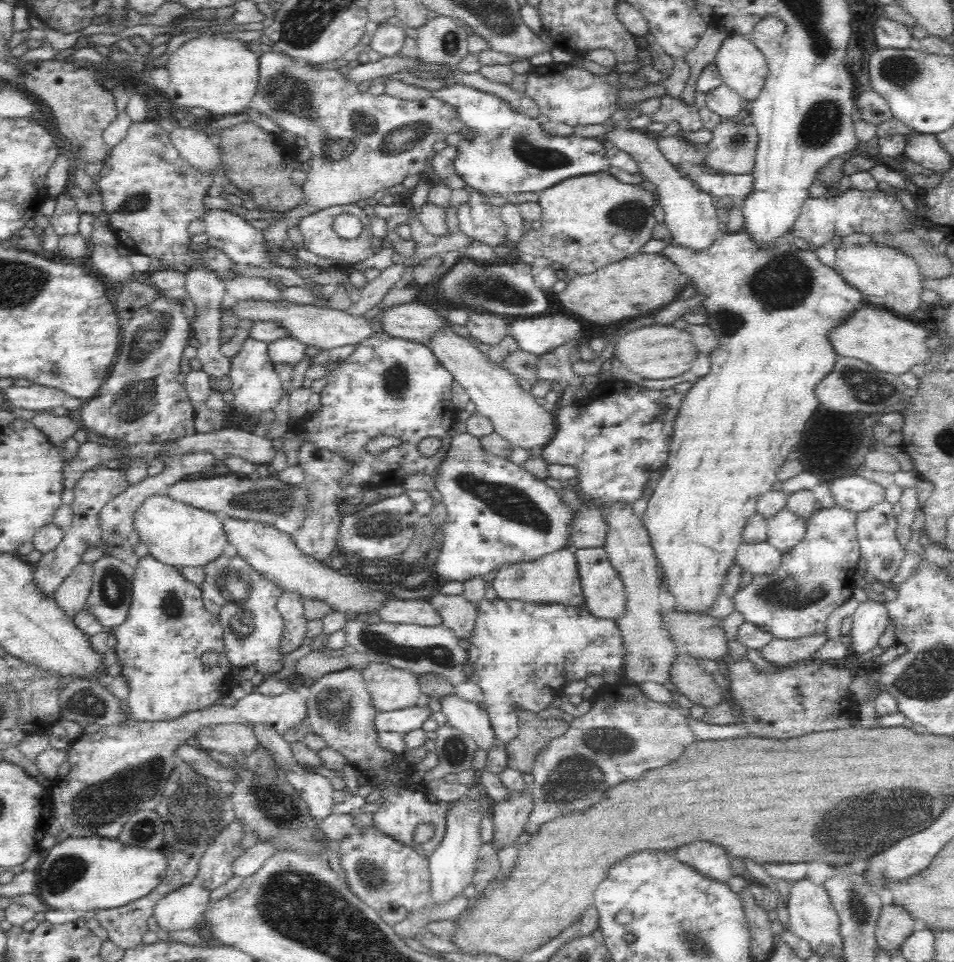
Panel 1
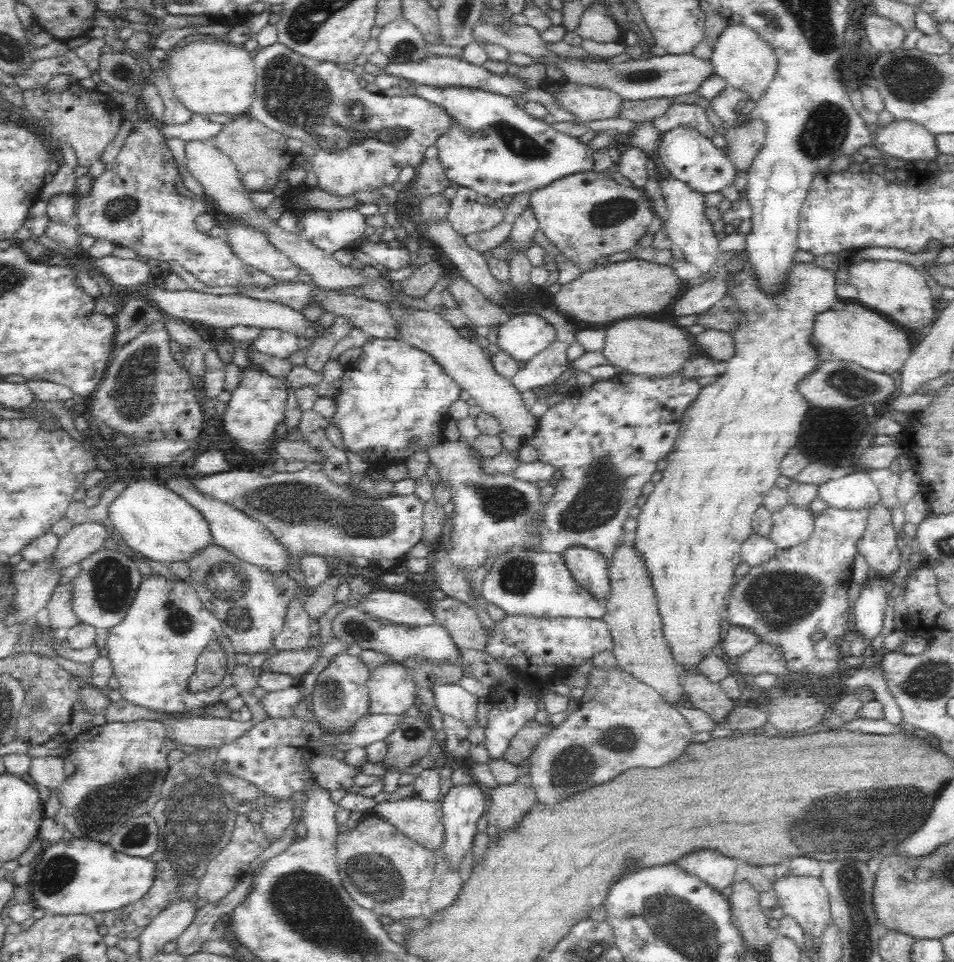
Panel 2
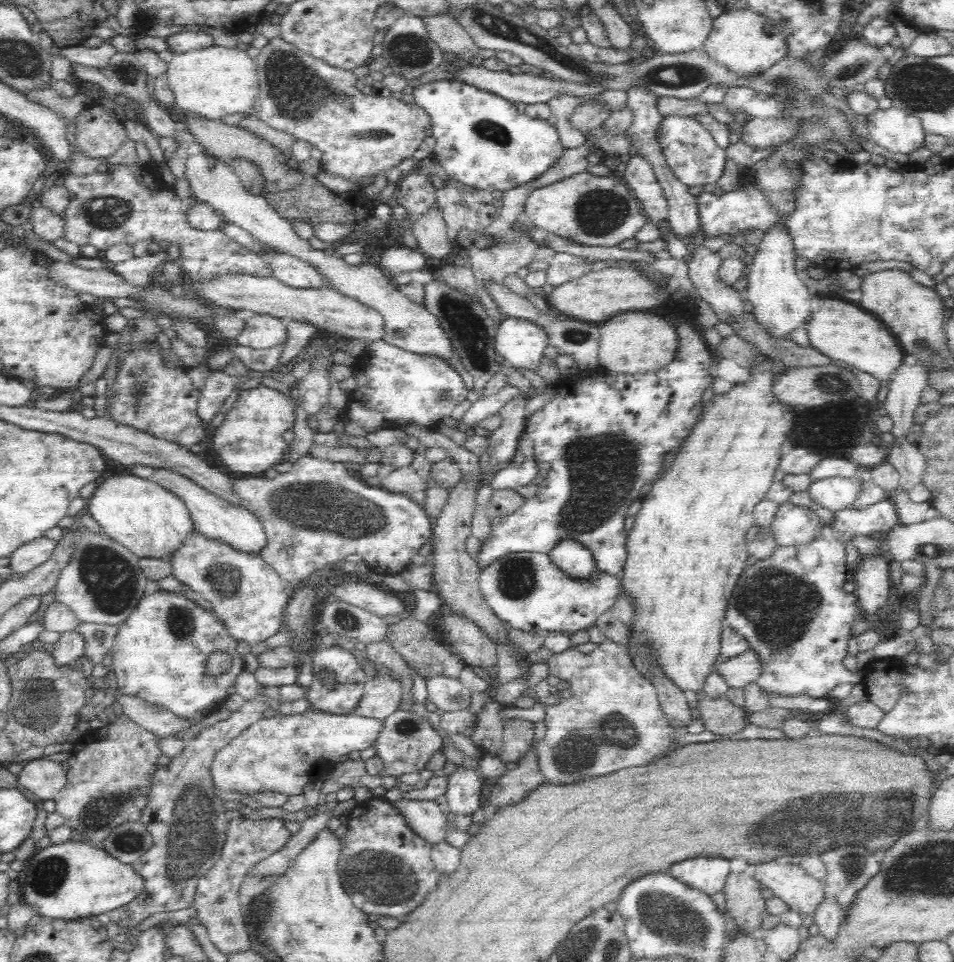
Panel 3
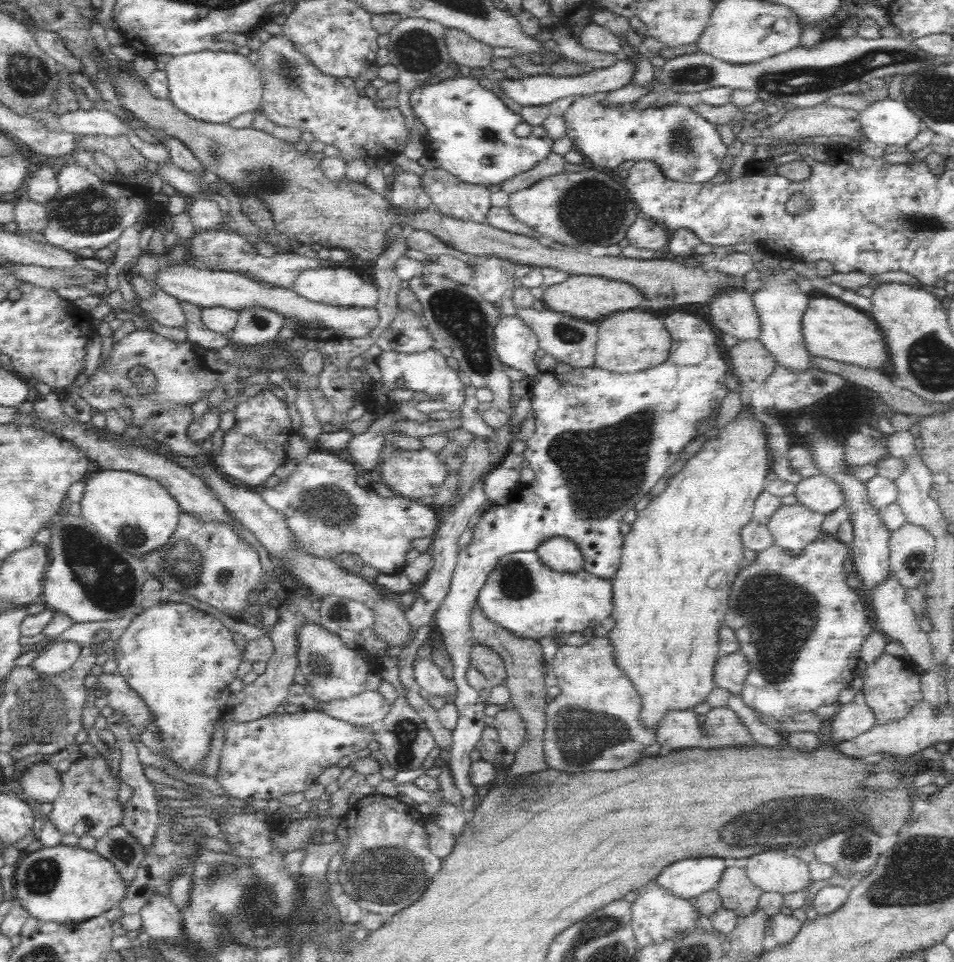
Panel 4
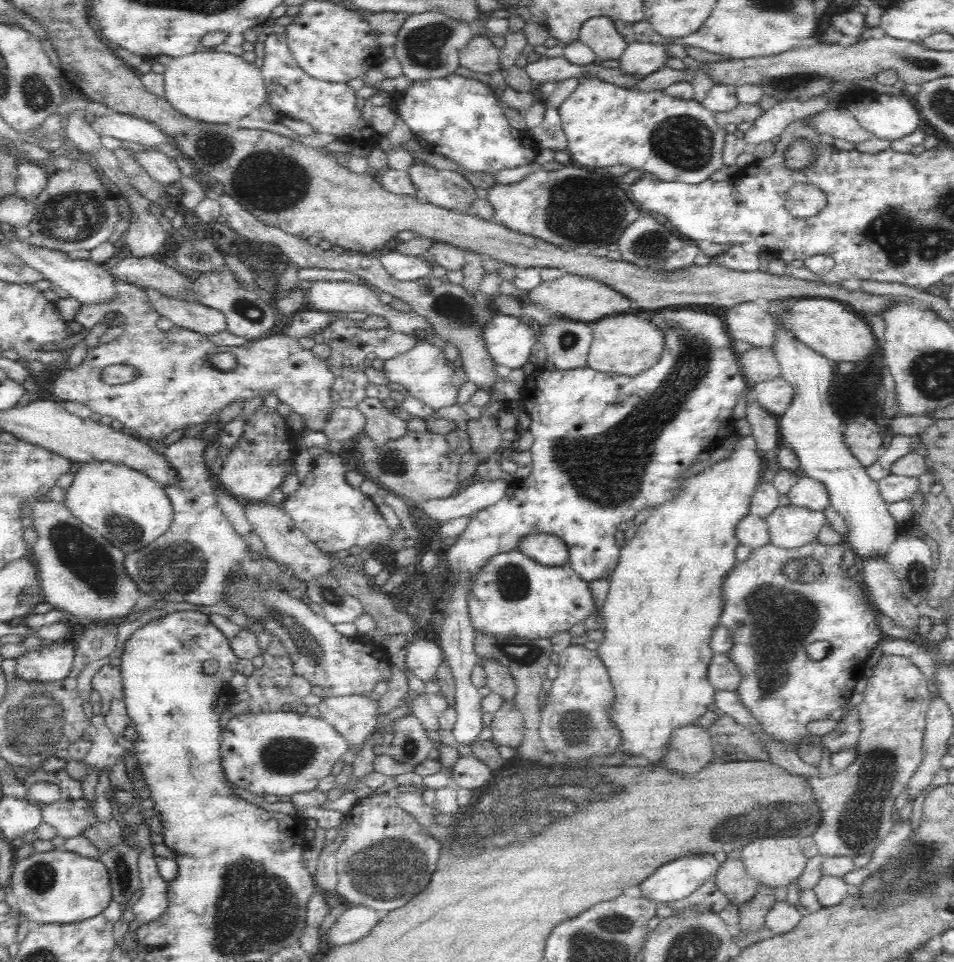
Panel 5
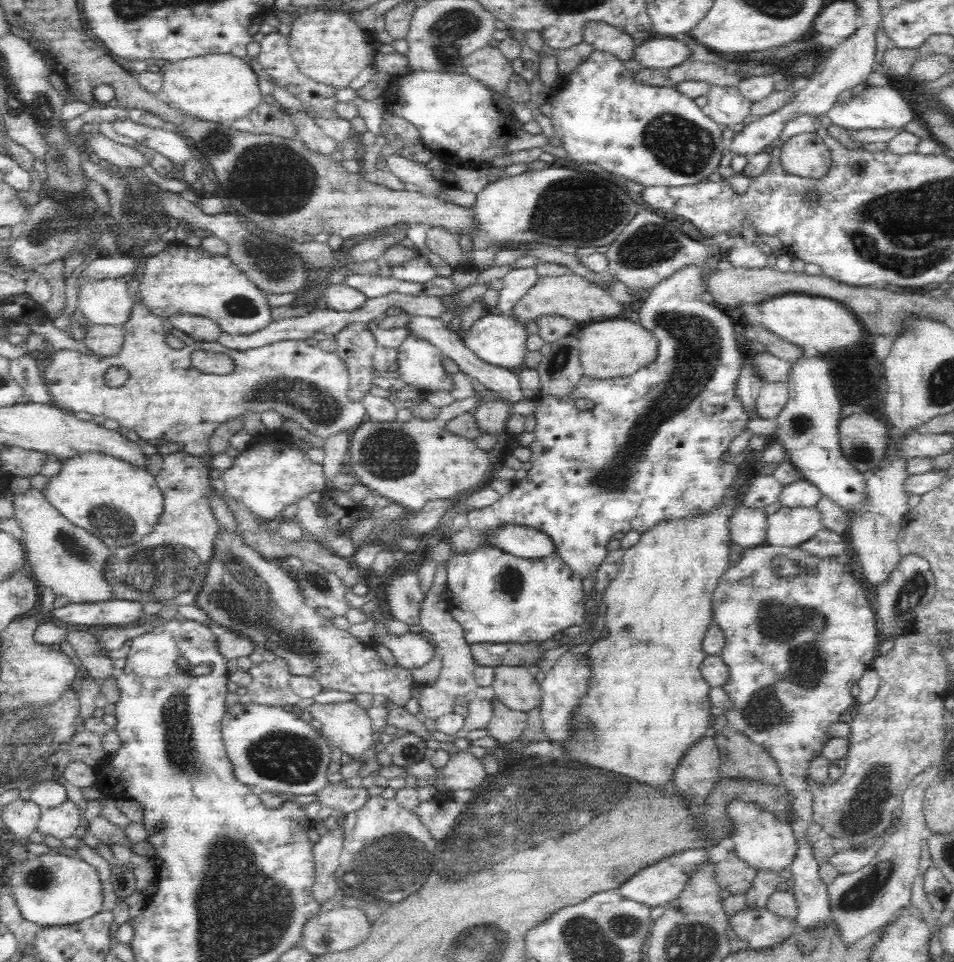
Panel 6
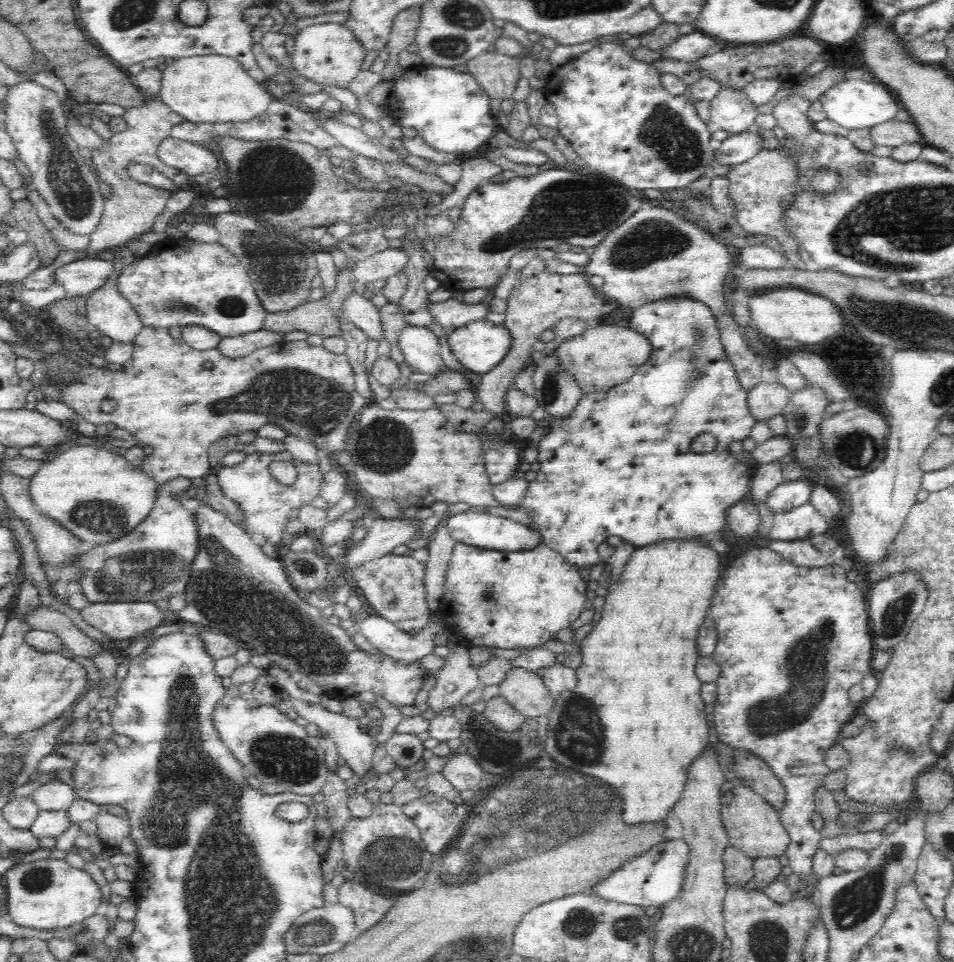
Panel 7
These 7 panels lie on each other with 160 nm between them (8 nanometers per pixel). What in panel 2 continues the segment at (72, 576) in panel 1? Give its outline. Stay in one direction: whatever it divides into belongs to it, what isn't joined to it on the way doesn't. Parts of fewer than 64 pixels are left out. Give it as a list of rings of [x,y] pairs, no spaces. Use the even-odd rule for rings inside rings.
[[[73,581],[62,583],[54,591],[48,603],[49,626],[52,628],[72,628],[79,623],[73,611]]]

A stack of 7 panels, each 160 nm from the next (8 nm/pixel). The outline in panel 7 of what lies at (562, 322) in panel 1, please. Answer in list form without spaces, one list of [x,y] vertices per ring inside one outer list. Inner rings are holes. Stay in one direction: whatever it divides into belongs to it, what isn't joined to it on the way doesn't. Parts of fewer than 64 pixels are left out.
[[[478,318],[452,331],[448,343],[452,354],[478,378],[510,354],[514,339],[504,324]]]

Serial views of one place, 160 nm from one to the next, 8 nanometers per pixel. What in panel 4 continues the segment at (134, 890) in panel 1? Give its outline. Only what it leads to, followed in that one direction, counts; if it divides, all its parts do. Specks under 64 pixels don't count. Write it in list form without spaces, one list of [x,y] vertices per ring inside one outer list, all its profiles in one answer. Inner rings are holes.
[[[62,844],[24,853],[13,880],[14,895],[29,916],[62,924],[84,922],[118,906],[128,886],[114,863],[95,850]]]

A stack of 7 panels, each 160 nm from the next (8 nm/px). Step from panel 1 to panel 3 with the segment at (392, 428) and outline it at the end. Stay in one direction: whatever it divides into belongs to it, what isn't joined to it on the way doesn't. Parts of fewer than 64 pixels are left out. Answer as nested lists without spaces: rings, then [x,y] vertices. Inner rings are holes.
[[[384,340],[372,341],[367,350],[355,358],[353,378],[356,380],[356,389],[349,393],[348,403],[341,414],[345,421],[343,434],[352,438],[365,438],[383,428],[396,429],[404,425],[433,429],[442,418],[450,416],[455,406],[467,399],[469,391],[458,371],[444,359],[408,352]]]

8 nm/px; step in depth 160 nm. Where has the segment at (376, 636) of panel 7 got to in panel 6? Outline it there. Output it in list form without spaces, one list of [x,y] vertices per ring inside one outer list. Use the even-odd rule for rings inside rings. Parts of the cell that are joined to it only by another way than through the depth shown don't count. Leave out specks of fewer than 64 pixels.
[[[375,622],[375,634],[387,648],[393,652],[400,667],[412,671],[424,667],[435,654],[435,646],[429,639],[421,637],[421,633],[407,631],[404,635],[388,635],[386,622]]]

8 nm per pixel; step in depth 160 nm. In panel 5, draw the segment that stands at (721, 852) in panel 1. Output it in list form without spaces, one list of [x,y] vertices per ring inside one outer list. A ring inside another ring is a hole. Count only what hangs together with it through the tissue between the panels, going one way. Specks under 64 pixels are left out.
[[[711,854],[674,859],[639,884],[641,894],[660,904],[682,900],[703,884],[714,881],[720,865]]]

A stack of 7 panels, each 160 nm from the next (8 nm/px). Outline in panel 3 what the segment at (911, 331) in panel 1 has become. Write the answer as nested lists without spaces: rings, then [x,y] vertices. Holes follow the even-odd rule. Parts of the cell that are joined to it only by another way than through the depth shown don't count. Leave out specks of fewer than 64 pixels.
[[[830,296],[824,298],[819,310],[812,312],[807,329],[811,347],[860,372],[872,374],[878,381],[892,379],[896,369],[907,359],[890,330],[871,313],[854,306],[854,302],[840,302]]]

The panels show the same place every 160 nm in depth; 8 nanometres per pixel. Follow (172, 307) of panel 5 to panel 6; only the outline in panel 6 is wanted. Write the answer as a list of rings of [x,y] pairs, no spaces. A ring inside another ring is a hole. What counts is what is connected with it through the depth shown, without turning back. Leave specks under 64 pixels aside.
[[[180,313],[168,316],[167,319],[173,329],[184,332],[196,341],[218,341],[218,338],[223,334],[217,322],[207,316]]]

